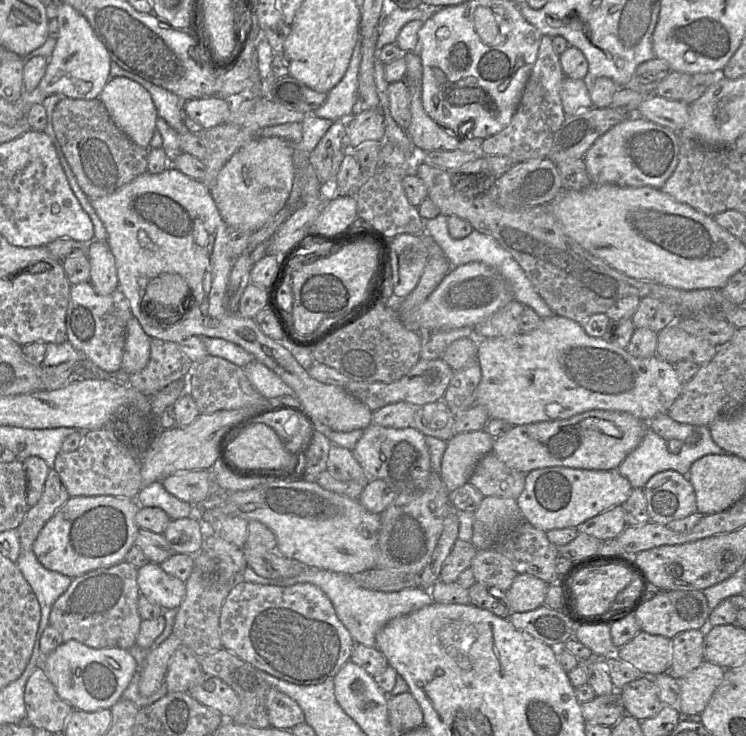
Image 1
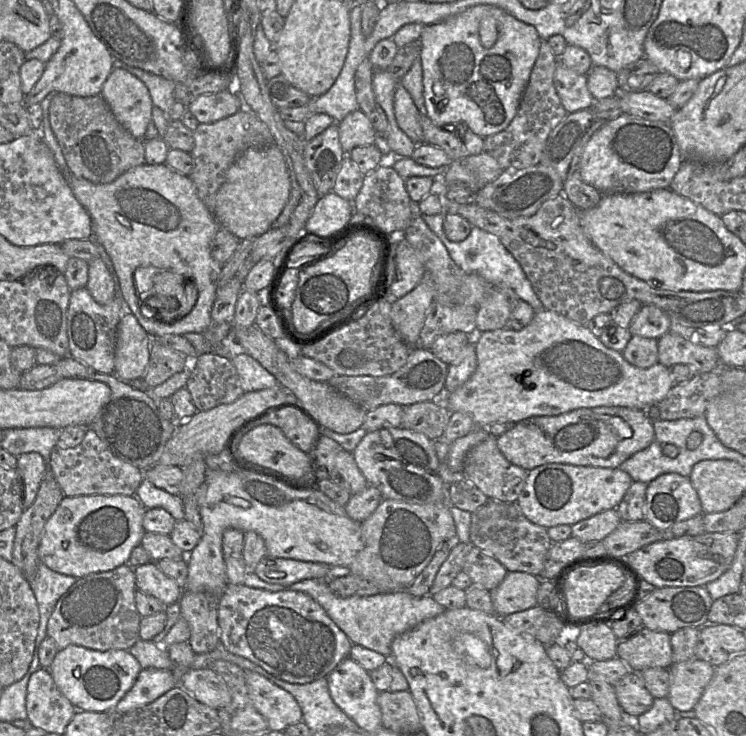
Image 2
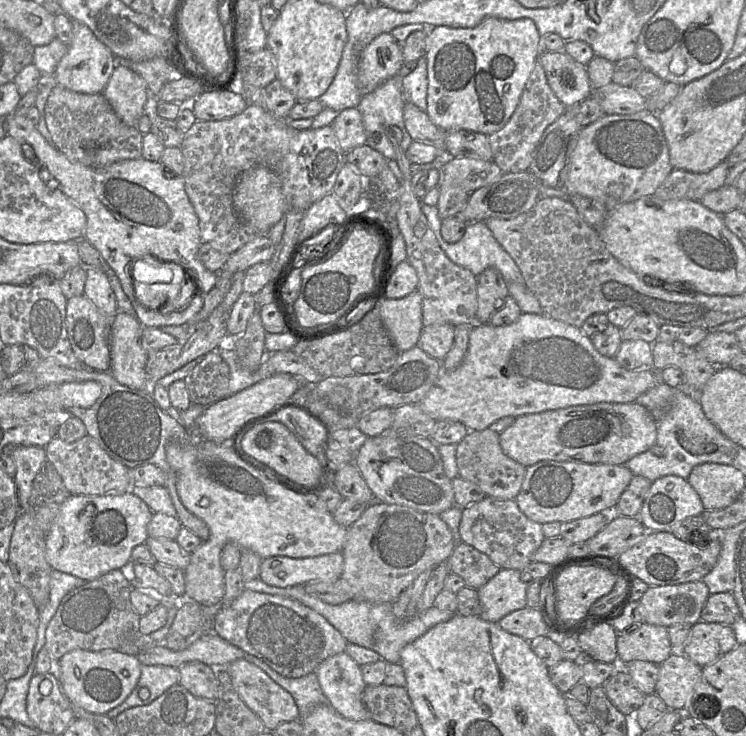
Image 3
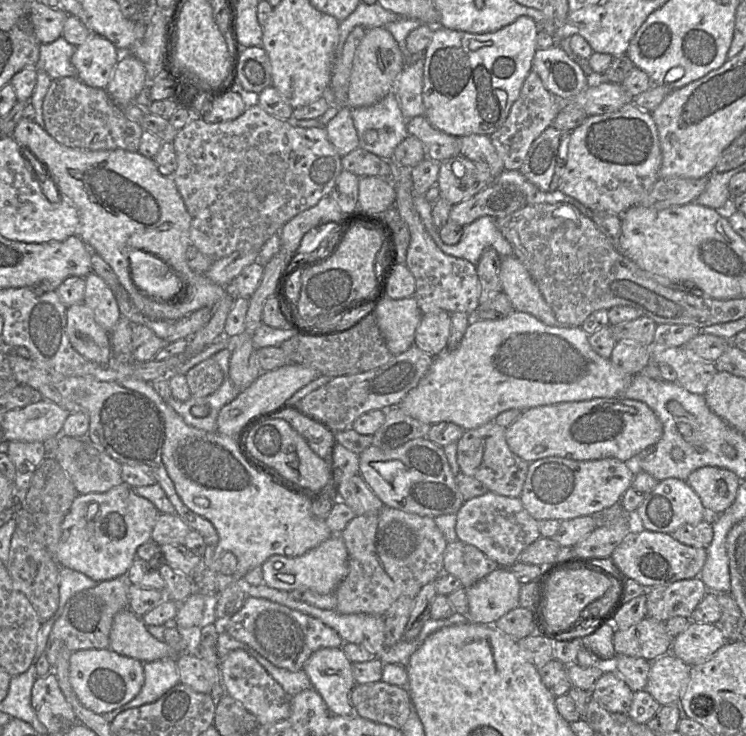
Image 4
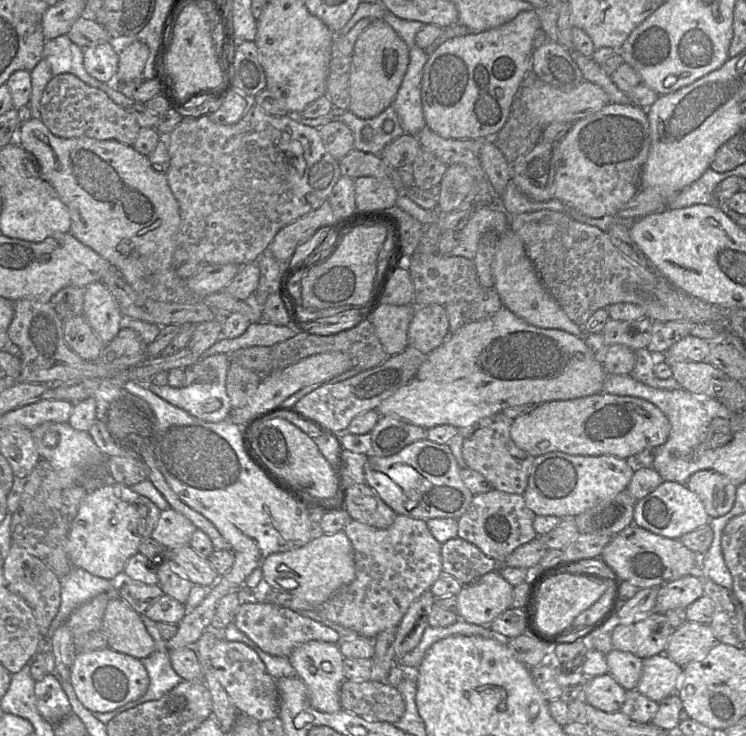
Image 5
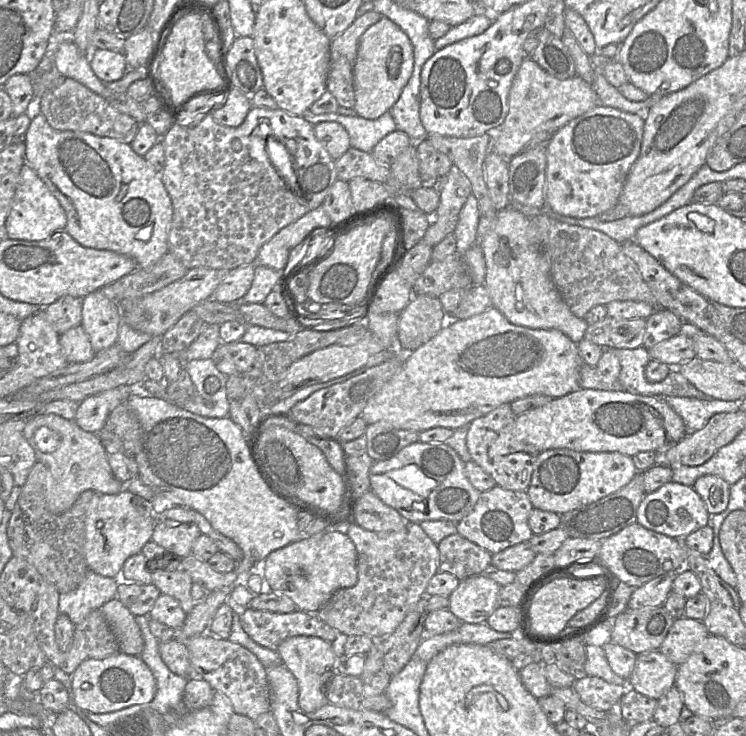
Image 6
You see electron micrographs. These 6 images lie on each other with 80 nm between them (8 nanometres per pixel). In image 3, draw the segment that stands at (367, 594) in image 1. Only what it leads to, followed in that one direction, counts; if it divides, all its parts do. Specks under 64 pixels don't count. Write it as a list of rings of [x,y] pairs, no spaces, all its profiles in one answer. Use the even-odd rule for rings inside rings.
[[[260,578],[244,582],[244,587],[247,590],[283,596],[301,602],[325,617],[344,636],[348,643],[373,650],[380,654],[383,660],[391,664],[399,663],[401,650],[407,644],[425,634],[436,624],[448,621],[457,613],[440,610],[432,606],[421,613],[417,613],[407,621],[400,621],[394,615],[392,603],[373,604],[361,600],[350,600],[342,604],[332,605],[308,594],[304,589],[304,585],[280,588],[270,586]]]

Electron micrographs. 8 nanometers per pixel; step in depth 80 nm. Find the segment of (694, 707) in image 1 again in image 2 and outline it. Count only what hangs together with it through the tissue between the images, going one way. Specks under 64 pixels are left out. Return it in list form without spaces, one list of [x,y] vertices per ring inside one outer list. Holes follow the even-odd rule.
[[[699,659],[673,663],[668,668],[670,689],[667,699],[676,711],[688,711],[695,707],[713,676],[714,668]]]

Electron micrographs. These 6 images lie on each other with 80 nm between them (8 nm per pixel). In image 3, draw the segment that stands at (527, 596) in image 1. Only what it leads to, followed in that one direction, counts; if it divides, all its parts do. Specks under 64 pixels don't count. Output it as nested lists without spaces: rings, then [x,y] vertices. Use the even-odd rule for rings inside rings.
[[[501,568],[487,583],[477,589],[481,618],[497,623],[510,612],[527,607],[528,583],[521,579],[521,575],[520,570]]]

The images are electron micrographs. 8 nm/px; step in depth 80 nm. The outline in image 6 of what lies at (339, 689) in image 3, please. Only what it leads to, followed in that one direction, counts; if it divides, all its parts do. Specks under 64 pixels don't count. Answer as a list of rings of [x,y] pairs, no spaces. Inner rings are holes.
[[[294,636],[284,640],[277,652],[281,656],[282,663],[293,673],[298,682],[300,708],[305,712],[319,710],[329,703],[325,695],[325,686],[334,676],[337,648],[332,643],[318,637]]]

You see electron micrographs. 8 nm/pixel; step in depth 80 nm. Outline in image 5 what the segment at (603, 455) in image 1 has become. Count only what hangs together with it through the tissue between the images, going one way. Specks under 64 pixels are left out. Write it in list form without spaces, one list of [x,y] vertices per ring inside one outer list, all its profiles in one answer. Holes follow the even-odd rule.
[[[601,392],[539,404],[530,413],[513,420],[510,437],[518,448],[534,458],[561,452],[575,456],[612,455],[633,462],[642,450],[663,445],[670,430],[668,418],[653,403],[638,397]]]

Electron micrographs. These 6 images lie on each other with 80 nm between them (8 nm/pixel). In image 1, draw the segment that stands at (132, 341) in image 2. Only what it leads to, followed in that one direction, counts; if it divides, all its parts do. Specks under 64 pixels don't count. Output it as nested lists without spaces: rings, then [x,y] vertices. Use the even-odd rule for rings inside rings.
[[[132,316],[126,326],[126,340],[121,369],[130,375],[144,369],[149,361],[151,338],[143,331],[138,320]]]

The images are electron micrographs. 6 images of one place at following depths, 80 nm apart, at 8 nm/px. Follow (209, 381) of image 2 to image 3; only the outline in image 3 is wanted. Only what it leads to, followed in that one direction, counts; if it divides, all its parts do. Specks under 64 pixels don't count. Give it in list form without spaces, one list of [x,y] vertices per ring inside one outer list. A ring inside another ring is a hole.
[[[217,351],[205,354],[184,378],[191,404],[208,407],[228,397],[230,368]]]

